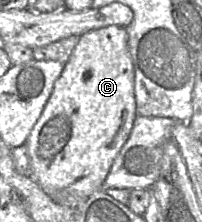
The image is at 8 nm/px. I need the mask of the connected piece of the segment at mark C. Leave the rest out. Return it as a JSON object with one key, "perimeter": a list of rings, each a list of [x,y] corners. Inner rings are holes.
{"perimeter":[[[108,26],[79,38],[61,76],[56,80],[44,110],[27,138],[30,176],[50,198],[56,192],[88,198],[104,187],[104,181],[119,151],[127,141],[137,116],[135,71],[125,27]]]}

